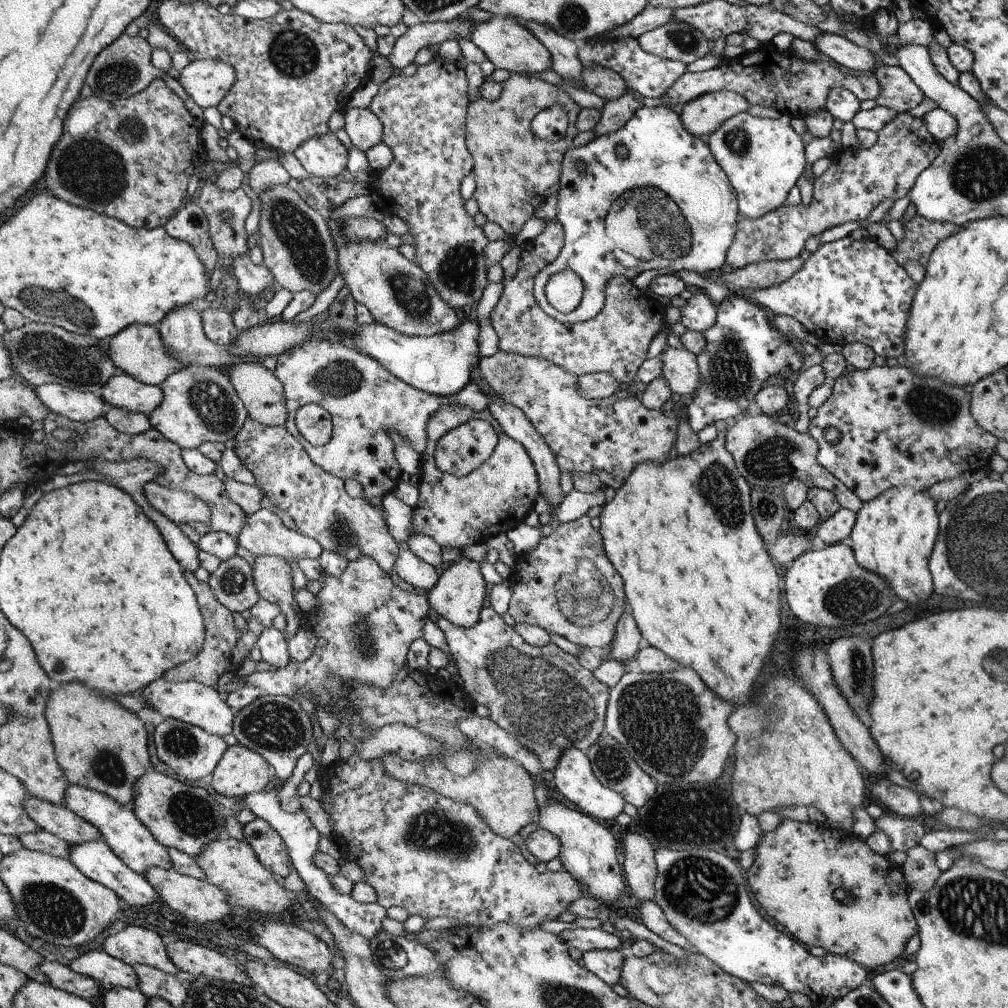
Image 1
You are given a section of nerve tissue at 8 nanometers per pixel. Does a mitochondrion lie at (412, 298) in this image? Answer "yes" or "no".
yes

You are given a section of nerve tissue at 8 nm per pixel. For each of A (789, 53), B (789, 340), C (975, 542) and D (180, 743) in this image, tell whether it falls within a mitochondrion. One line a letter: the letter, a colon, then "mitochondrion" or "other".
A: other
B: other
C: mitochondrion
D: mitochondrion

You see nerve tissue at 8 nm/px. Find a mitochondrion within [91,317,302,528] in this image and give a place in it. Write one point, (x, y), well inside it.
(216, 409)

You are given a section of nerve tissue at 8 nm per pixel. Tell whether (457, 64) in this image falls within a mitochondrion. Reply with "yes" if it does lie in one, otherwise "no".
no

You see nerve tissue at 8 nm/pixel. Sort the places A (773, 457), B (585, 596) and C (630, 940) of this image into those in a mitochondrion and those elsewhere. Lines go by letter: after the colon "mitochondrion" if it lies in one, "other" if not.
A: mitochondrion
B: mitochondrion
C: other

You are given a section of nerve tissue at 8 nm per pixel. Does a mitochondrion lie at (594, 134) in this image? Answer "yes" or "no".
no

